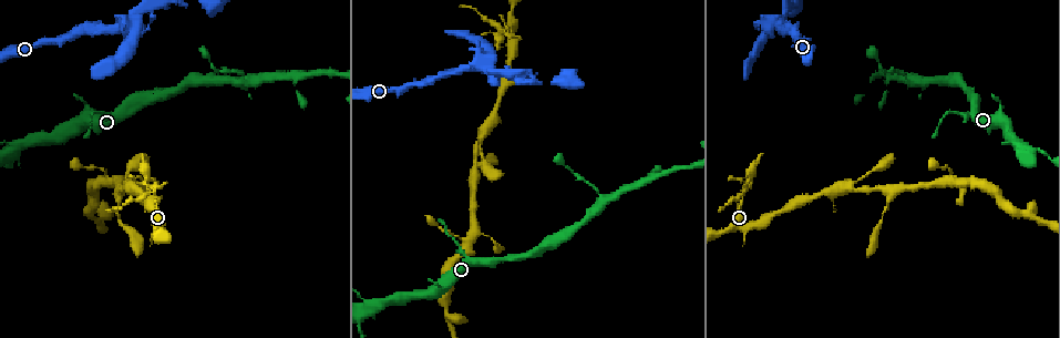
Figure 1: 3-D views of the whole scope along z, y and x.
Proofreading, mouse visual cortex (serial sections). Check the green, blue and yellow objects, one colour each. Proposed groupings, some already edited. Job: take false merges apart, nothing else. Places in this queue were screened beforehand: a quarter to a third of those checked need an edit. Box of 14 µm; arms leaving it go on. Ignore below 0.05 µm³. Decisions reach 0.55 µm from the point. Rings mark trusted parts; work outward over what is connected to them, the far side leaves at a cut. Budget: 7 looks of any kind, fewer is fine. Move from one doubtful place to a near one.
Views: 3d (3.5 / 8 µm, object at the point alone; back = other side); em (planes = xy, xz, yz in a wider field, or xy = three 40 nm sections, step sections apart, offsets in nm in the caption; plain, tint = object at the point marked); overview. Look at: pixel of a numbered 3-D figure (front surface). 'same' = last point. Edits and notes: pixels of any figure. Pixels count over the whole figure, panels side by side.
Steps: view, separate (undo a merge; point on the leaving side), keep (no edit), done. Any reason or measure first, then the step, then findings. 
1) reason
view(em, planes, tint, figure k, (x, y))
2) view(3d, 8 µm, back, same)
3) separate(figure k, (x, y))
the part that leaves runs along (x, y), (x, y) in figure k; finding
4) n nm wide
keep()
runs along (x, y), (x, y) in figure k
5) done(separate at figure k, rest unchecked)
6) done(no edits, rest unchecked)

two arms in line, one across
view(3d, 3.5 µm, figure 1, (1026, 212))

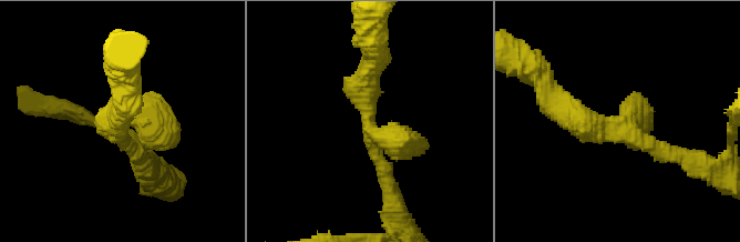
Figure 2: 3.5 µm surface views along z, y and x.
3 arms; arms of 200, 350, 350 nm; now the EM
view(em, xy, step 5, plain, figure 2, (369, 123))

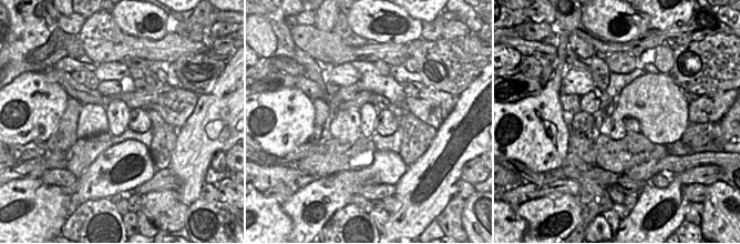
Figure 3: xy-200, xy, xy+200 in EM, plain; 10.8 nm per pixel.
where the object lies
view(em, xy, step 5, tint, same)

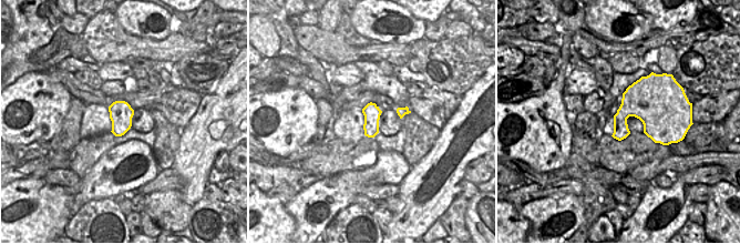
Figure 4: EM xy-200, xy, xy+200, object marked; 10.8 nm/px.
keep()
runs along (374, 61), (368, 123), (425, 147) in figure 2; continuous, no second cell

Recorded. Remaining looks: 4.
a narrow waist
view(3d, 8 µm, figure 1, (948, 168))

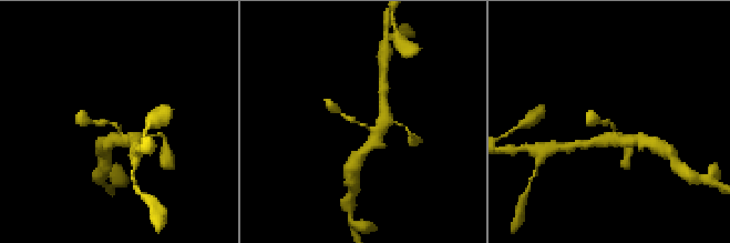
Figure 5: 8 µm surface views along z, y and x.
shape alone is not enough
view(em, xy, step 5, tint, figure 5, (109, 121))

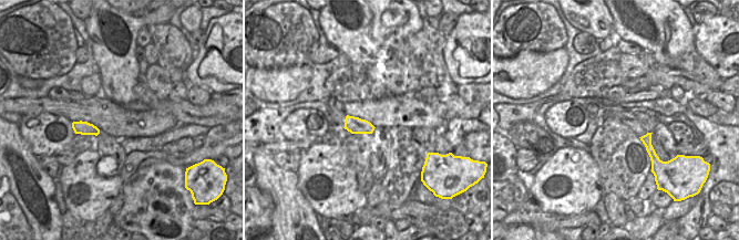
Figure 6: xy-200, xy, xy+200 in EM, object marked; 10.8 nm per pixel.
keep()
one cell here

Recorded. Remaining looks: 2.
branch point
view(3d, 3.5 µm, figure 1, (915, 80))

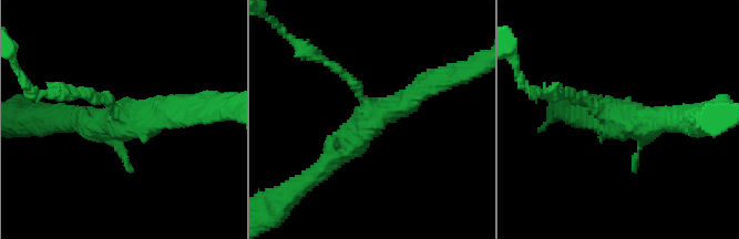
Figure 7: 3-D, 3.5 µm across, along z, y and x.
now the EM
view(em, xy, step 5, tint, figure 7, (379, 115))

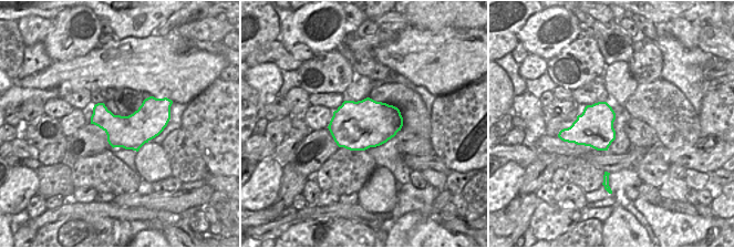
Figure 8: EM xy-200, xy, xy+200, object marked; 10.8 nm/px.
keep()
runs along (327, 162), (378, 113), (443, 79) in figure 7; all the same cell

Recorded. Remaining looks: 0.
done(no edits, rest unchecked)

